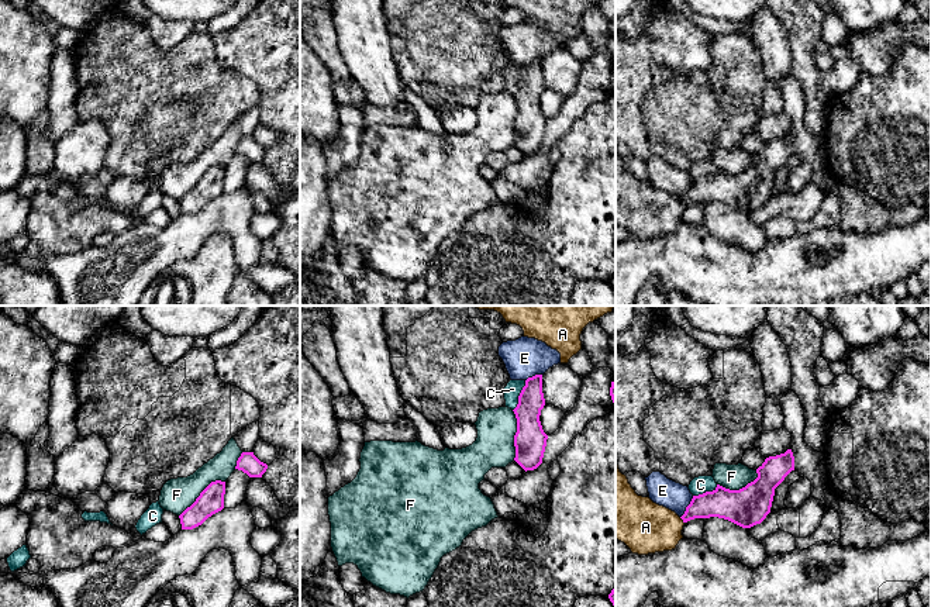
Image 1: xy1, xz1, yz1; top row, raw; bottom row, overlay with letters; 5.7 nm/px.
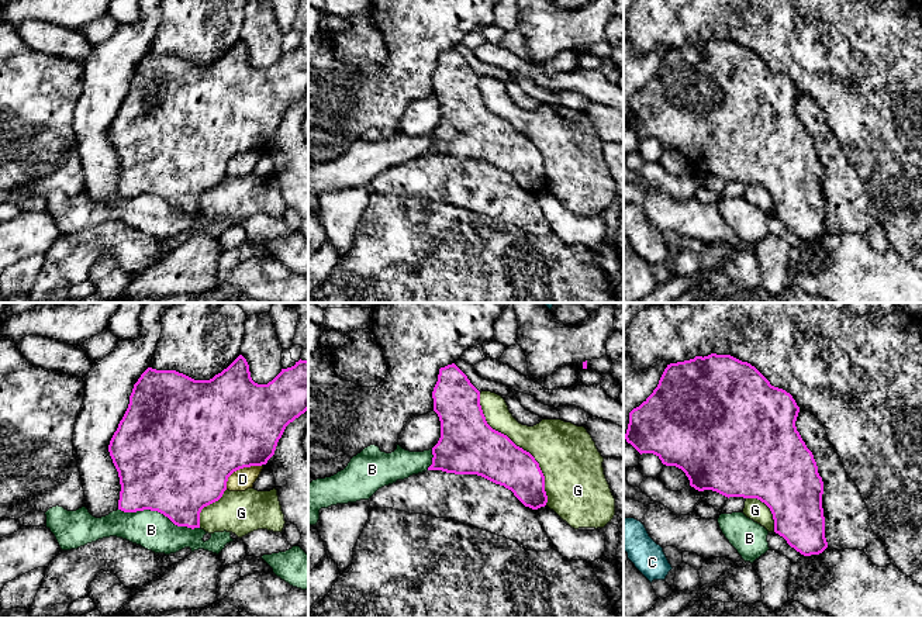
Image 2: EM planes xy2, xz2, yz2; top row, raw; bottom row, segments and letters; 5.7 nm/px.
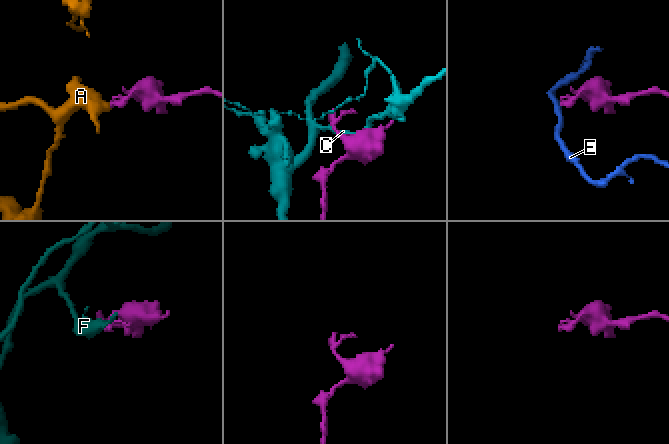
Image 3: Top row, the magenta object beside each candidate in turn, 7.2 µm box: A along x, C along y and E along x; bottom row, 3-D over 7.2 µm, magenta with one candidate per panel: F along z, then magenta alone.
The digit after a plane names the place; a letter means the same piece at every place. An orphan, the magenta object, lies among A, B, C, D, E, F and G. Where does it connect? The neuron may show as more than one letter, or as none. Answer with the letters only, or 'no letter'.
A

